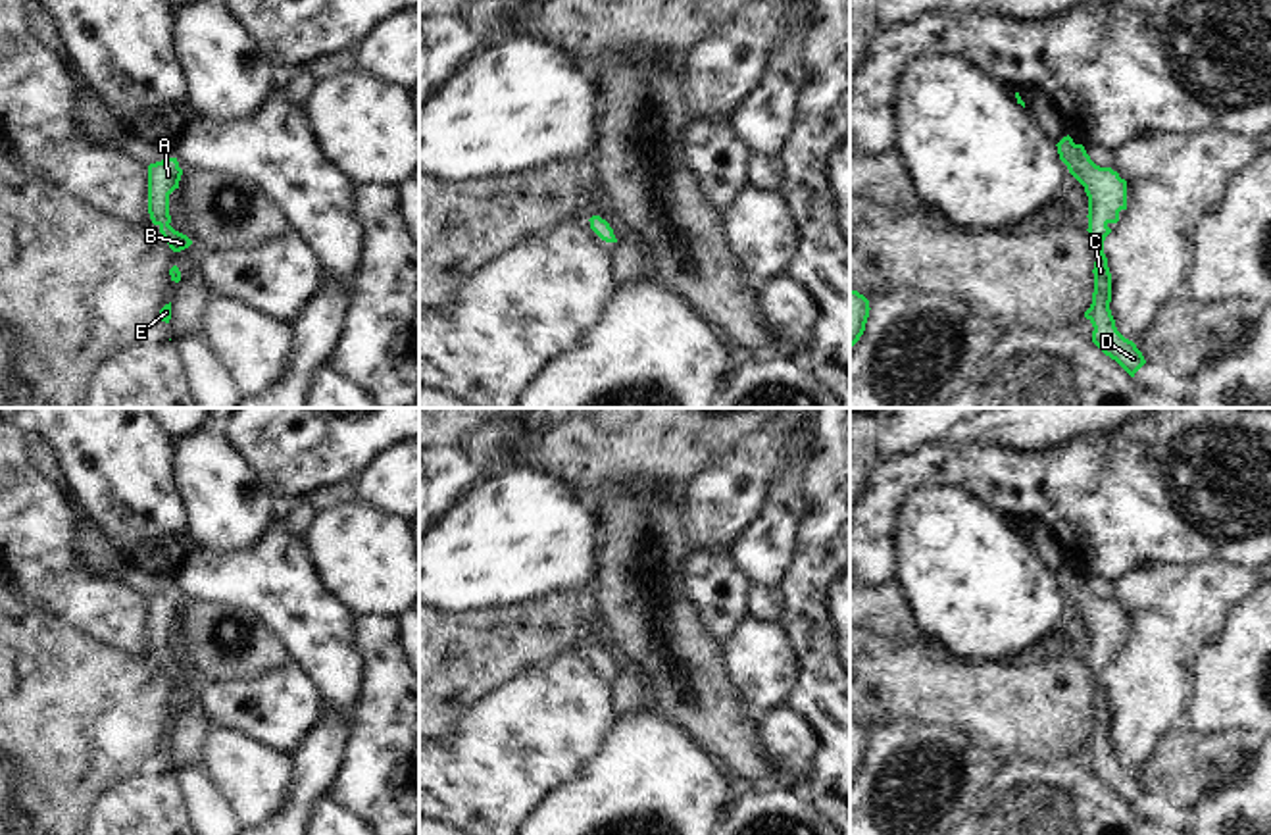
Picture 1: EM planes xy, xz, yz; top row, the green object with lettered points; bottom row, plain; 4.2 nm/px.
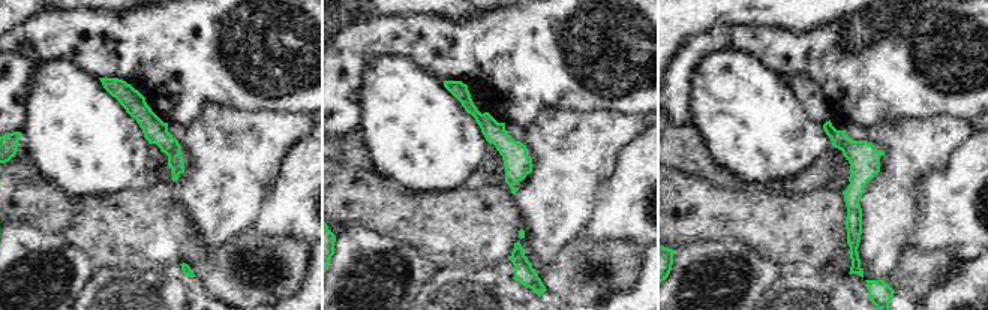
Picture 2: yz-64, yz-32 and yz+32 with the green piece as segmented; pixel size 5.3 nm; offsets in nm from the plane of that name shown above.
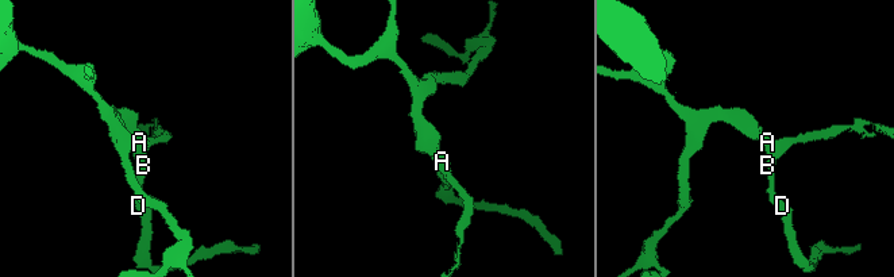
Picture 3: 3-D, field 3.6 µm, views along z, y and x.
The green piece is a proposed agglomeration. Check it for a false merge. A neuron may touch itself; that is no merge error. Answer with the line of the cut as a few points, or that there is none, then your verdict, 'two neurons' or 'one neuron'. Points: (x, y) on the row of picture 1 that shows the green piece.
cut none; one neuron

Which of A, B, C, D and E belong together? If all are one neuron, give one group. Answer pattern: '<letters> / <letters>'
A B C D E

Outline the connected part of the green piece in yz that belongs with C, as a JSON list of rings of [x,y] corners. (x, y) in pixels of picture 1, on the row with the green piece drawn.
[[[1067,135],[1058,144],[1059,160],[1069,173],[1084,187],[1088,196],[1088,239],[1096,252],[1092,304],[1084,317],[1092,323],[1092,342],[1115,360],[1131,377],[1146,364],[1136,344],[1125,339],[1109,310],[1111,273],[1104,254],[1104,240],[1111,233],[1109,223],[1119,221],[1119,212],[1127,210],[1127,181],[1111,167],[1096,165],[1083,144],[1075,144]]]

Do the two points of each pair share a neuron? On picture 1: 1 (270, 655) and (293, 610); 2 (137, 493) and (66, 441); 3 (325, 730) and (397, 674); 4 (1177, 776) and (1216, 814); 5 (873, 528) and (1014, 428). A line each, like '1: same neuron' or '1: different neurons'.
1: different neurons
2: same neuron
3: different neurons
4: different neurons
5: different neurons

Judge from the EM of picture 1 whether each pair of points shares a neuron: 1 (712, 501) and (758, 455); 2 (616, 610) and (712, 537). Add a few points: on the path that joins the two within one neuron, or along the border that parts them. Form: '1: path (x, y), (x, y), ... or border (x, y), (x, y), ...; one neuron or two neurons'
1: path (723, 489), (747, 466); one neuron
2: border (679, 506), (687, 535); two neurons

